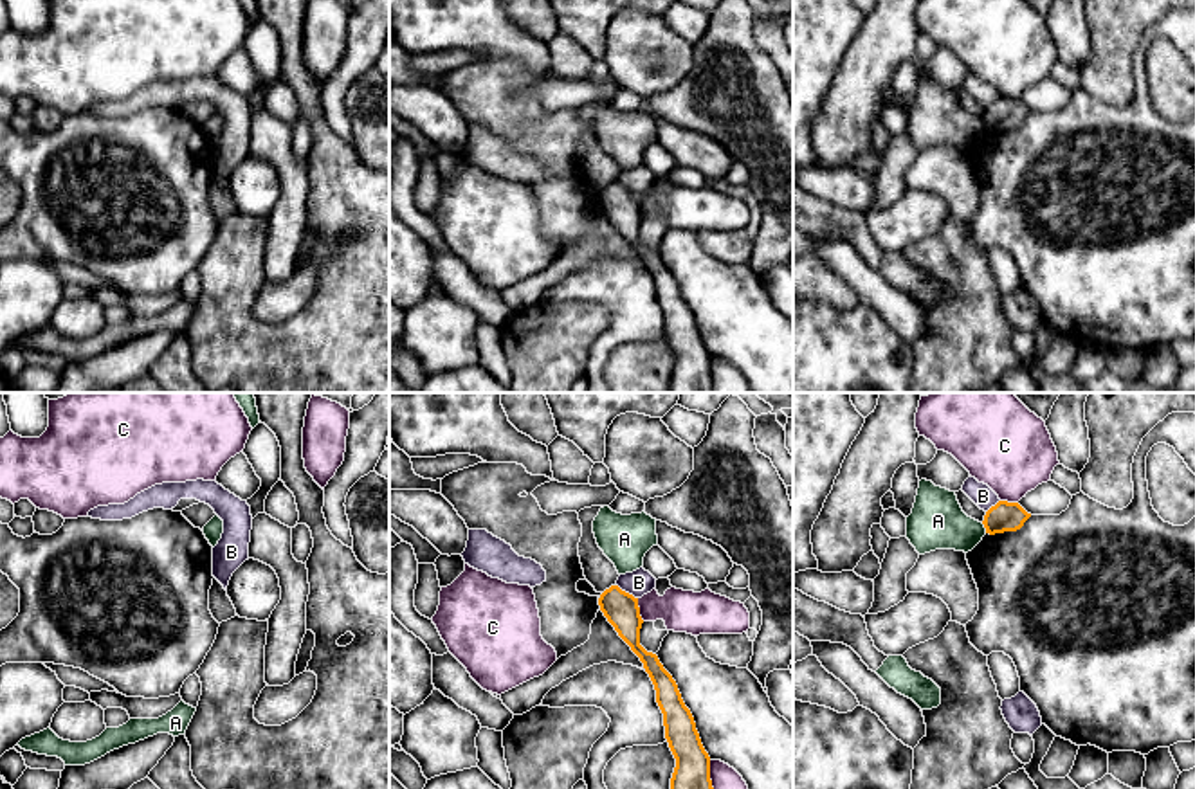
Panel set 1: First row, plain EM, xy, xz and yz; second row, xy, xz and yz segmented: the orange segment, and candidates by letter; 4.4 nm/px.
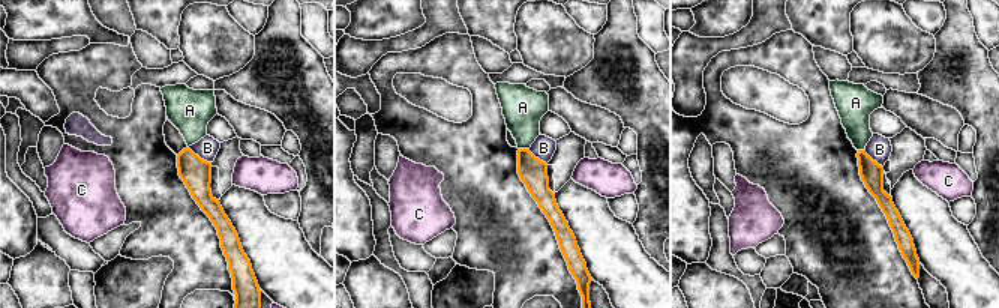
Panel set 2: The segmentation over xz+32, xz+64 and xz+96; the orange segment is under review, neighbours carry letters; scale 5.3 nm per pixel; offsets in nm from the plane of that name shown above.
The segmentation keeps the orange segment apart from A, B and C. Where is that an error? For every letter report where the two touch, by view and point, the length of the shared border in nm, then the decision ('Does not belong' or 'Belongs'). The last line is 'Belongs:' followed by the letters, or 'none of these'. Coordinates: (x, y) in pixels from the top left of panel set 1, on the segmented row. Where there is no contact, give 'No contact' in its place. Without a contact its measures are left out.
A: Touches orange at yz (985, 526). Shared border 50 nm. Does not belong
B: Touches orange at xz (624, 591). Shared border 120 nm. Does not belong
C: Touches orange at xz (638, 609). Shared border 110 nm. Does not belong
Belongs: none of these

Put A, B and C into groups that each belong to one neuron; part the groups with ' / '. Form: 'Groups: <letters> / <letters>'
Groups: A / B / C

